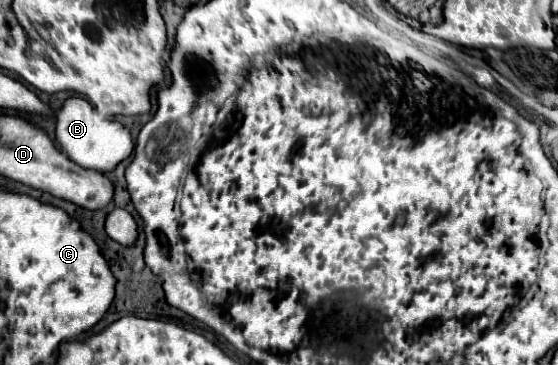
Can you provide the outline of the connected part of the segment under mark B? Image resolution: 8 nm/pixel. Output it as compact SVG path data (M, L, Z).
M71 97L57 113L57 143L67 153L71 161L83 169L95 169L109 173L121 161L125 161L133 151L133 141L129 131L115 119L101 117L95 107L83 97Z

